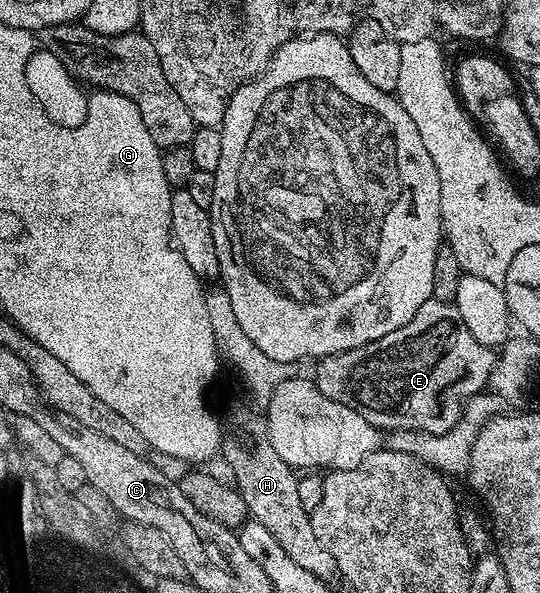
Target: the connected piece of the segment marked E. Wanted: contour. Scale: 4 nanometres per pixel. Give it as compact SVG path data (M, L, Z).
M433 297L420 308L416 313L416 317L412 317L412 321L408 321L408 325L396 329L396 333L385 335L384 345L386 345L386 359L366 359L366 361L362 359L362 367L364 369L368 367L370 371L362 369L362 411L360 417L364 417L372 426L385 429L387 432L410 430L440 435L448 433L460 421L463 404L466 400L487 390L490 374L493 371L496 360L495 352L491 348L480 345L480 341L476 341L476 337L472 337L472 333L468 333L468 325L464 325L464 321L460 317L458 310L454 308L453 303L442 303Z

